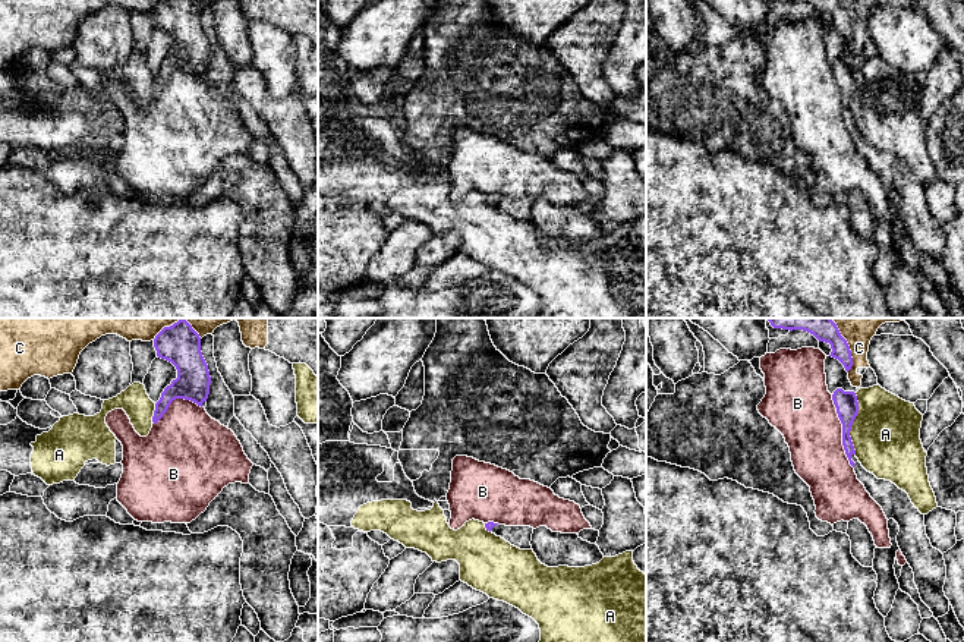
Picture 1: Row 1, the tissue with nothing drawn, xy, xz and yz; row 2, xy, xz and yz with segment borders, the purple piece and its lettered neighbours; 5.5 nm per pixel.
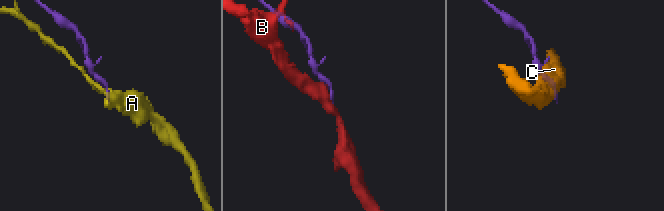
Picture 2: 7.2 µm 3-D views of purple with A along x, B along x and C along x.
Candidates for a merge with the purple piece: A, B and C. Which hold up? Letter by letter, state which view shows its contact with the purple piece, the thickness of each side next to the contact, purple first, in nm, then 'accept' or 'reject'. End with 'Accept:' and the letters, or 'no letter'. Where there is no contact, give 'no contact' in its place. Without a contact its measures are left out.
A: contact in yz; calibres 130 and 380 nm; reject
B: contact in yz; calibres 130 and 340 nm; reject
C: contact in yz; calibres 170 and 240 nm; reject
Accept: no letter

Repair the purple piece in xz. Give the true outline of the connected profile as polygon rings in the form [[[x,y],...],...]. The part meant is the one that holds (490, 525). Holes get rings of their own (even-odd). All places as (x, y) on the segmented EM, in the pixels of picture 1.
[[[494,522],[485,523],[486,531],[504,538],[511,545],[520,550],[530,550],[533,528],[530,526],[505,526]]]

